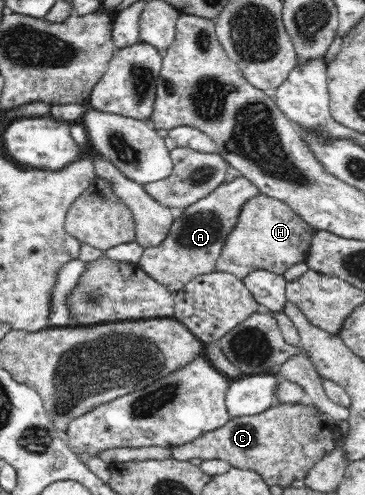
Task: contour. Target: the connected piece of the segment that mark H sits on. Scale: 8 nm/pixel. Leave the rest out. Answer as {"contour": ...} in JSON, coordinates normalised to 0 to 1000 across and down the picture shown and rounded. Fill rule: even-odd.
{"contour":[[[715,388],[666,410],[638,467],[616,479],[592,547],[636,552],[655,564],[704,545],[778,558],[811,531],[838,529],[866,467],[795,414]]]}

